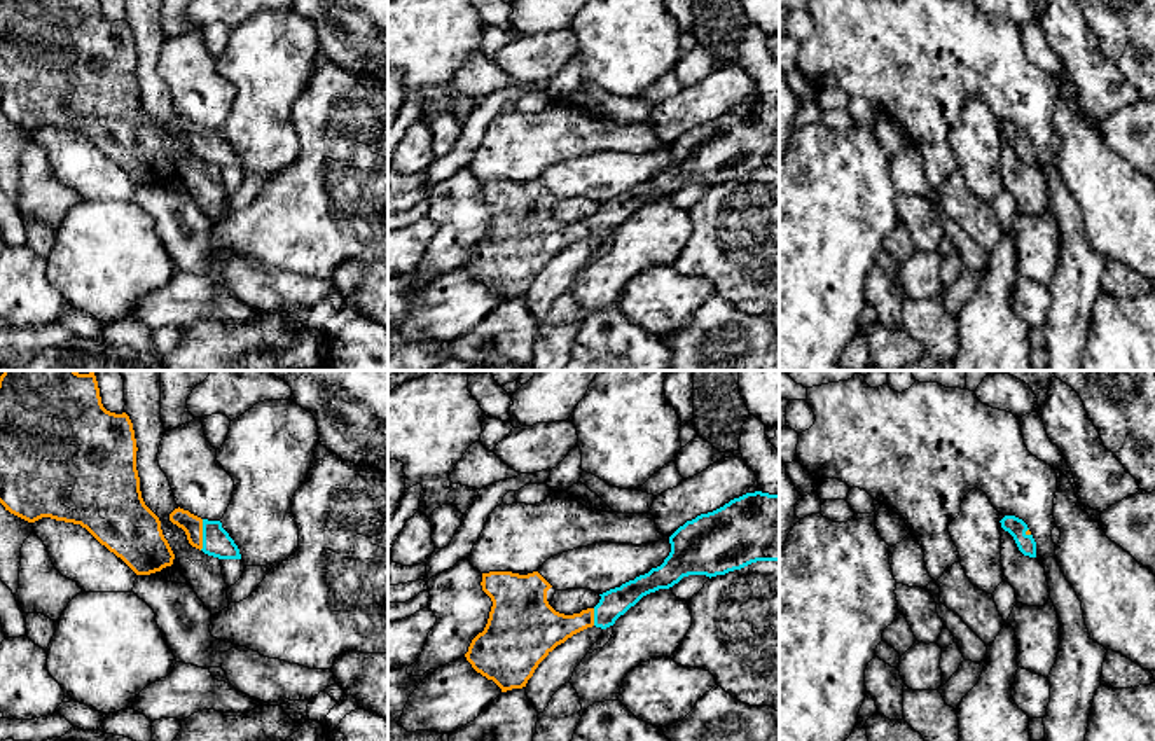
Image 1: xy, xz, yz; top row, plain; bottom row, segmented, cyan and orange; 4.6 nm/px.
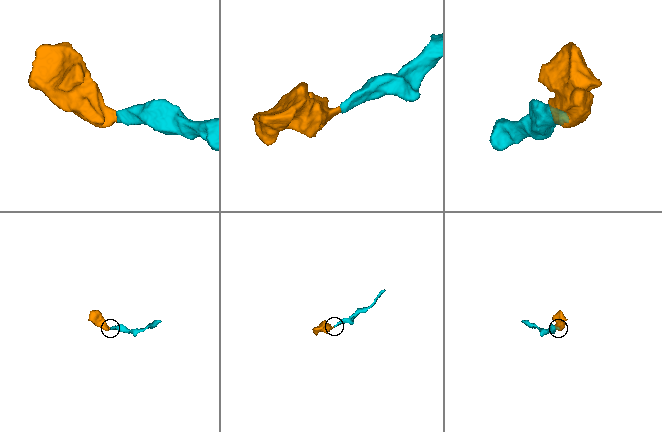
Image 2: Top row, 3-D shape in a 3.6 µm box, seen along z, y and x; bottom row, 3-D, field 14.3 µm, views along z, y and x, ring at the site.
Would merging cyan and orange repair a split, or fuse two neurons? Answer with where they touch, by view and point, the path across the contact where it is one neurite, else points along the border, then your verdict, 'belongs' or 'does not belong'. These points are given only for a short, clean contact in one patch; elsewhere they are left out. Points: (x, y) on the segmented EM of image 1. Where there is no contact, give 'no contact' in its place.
contact xy (203, 535); belongs

